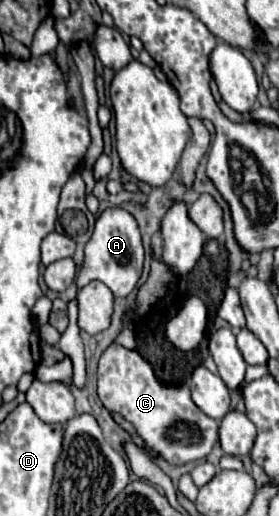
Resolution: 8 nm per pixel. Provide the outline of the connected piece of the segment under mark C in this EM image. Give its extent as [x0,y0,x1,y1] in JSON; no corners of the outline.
[99,344,219,466]

